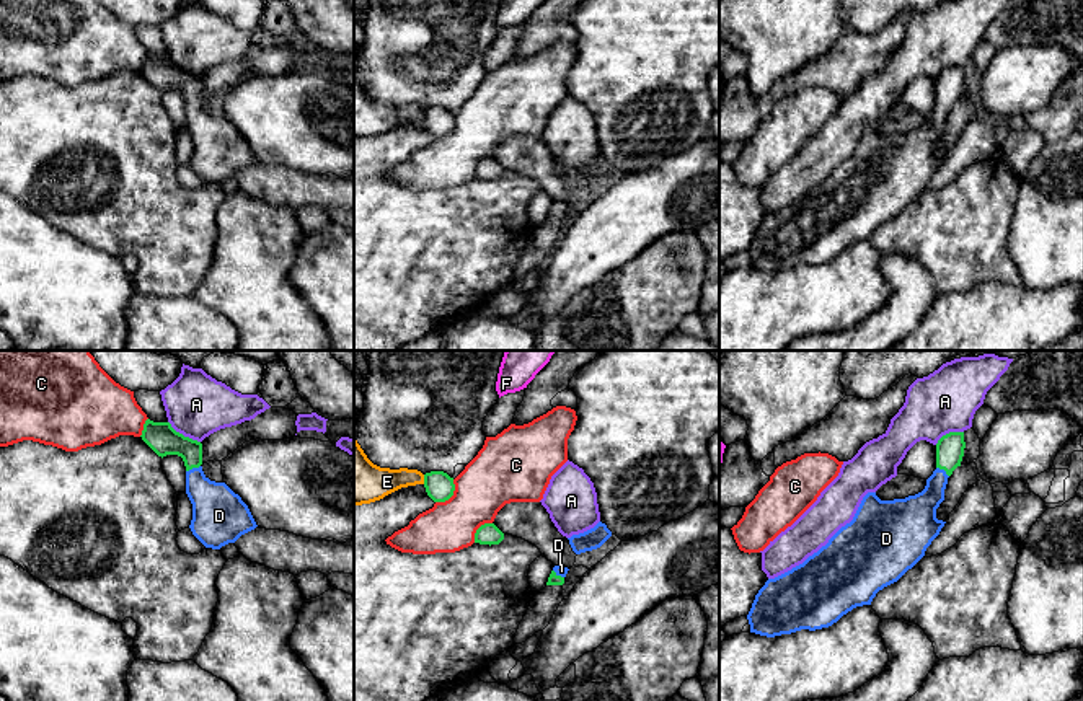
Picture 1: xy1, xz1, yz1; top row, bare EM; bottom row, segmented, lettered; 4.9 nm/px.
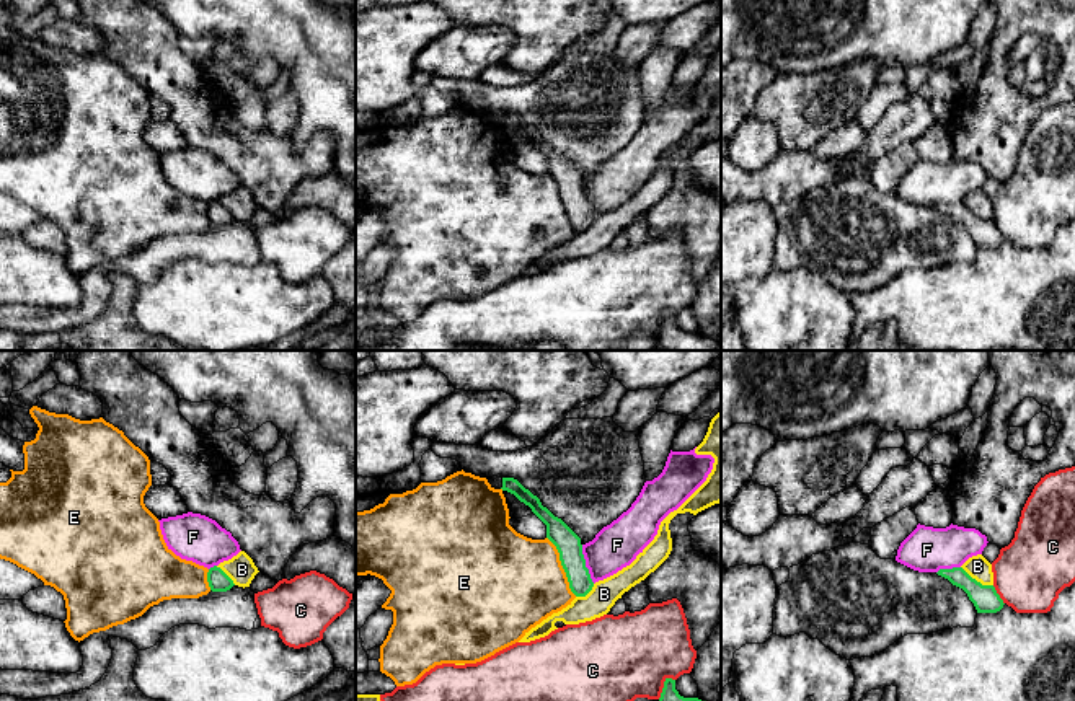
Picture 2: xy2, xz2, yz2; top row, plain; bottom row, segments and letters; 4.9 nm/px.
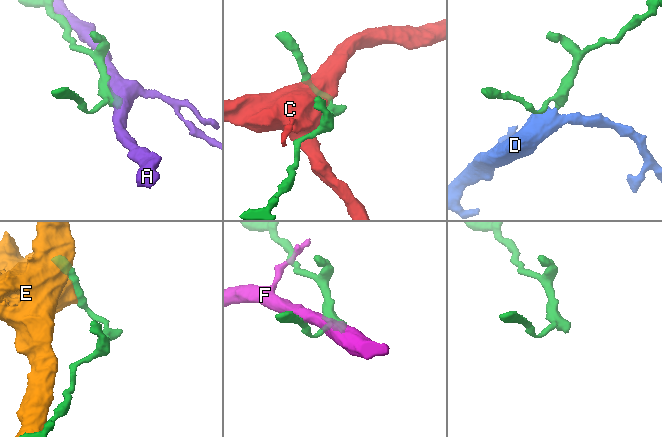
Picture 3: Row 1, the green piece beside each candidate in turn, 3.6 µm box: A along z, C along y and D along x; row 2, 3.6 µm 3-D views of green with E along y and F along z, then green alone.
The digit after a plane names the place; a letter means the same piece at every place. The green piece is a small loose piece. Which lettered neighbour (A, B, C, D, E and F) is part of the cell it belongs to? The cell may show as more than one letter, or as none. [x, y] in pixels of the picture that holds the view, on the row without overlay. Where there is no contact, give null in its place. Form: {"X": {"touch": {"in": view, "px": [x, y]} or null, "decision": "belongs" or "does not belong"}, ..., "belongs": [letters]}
{"A": {"touch": {"in": "xy1", "px": [181, 69]}, "decision": "does not belong"}, "B": {"touch": {"in": "yz2", "px": [976, 216]}, "decision": "does not belong"}, "C": {"touch": {"in": "xz1", "px": [450, 131]}, "decision": "does not belong"}, "D": {"touch": {"in": "xy1", "px": [193, 101]}, "decision": "belongs"}, "E": {"touch": {"in": "xz2", "px": [561, 199]}, "decision": "does not belong"}, "F": {"touch": {"in": "xz2", "px": [584, 199]}, "decision": "does not belong"}, "belongs": ["D"]}

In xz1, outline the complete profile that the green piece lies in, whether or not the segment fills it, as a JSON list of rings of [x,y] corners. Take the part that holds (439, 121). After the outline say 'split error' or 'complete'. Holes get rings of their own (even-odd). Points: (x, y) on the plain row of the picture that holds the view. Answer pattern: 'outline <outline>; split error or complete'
outline [[[431,106],[424,109],[424,122],[434,137],[445,137],[453,130],[455,119],[444,106]]]; complete

